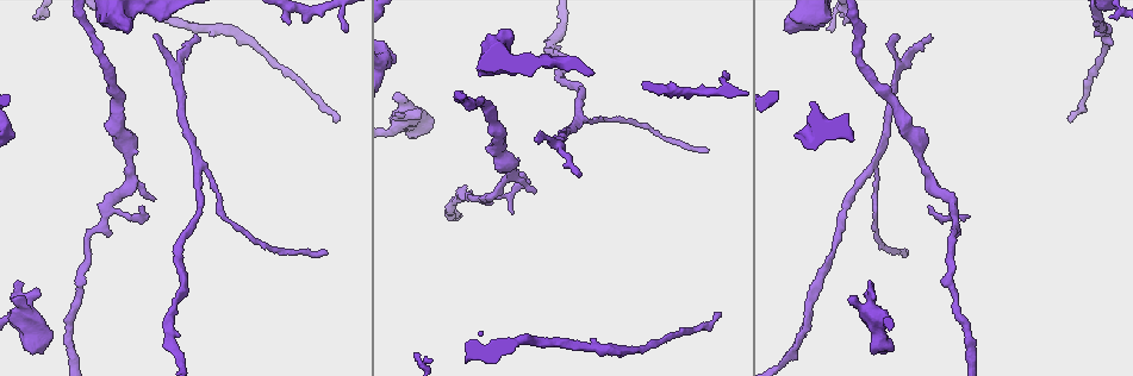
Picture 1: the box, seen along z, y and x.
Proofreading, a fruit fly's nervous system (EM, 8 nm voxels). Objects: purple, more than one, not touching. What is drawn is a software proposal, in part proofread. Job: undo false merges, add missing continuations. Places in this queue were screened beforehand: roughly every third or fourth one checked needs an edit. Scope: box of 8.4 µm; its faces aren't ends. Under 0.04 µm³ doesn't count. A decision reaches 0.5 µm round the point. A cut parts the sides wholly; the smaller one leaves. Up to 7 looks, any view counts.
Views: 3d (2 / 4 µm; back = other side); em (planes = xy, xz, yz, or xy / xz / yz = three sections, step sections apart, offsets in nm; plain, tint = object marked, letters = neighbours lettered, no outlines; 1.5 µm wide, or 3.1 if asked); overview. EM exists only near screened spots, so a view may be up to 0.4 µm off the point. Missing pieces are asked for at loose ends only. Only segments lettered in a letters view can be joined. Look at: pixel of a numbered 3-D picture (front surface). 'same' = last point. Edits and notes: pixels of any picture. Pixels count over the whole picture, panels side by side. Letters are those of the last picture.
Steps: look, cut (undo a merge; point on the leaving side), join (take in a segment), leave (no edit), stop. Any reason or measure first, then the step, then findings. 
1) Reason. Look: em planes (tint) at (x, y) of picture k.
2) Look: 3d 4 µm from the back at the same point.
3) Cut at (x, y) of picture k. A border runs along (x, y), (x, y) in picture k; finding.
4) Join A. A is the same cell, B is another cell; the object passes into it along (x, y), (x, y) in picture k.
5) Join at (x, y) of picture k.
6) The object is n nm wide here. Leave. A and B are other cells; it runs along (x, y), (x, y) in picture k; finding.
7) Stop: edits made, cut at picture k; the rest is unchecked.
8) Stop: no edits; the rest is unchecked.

Stops while still wide. Look: 3d 4 µm at (789, 31) of picture 1.

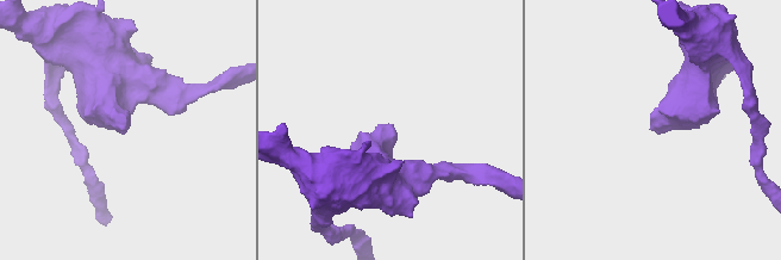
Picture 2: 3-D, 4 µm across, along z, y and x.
Need the tissue. Look: em planes (letters) at (392, 127) of picture 2.

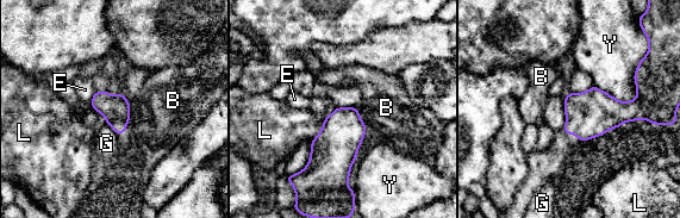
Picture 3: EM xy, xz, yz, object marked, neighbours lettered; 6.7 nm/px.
Leave. B, E, G, L and Y are other cells; a border runs along (129, 101), (130, 122) in picture 3; none of them fits.

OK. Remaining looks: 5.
Thin end. Look: em planes (plain) at (932, 37) of picture 1.

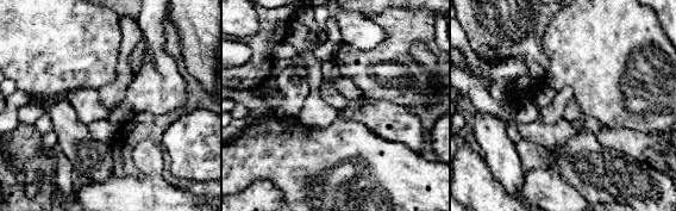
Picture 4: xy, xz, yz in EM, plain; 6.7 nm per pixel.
Look: em planes (letters) at the same point.

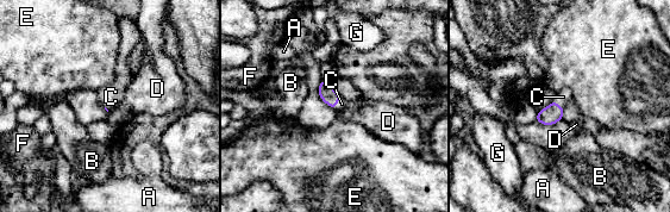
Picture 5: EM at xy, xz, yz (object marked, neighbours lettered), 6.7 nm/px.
The longest contact is with C, 90 nm. Join C. C is the same cell, A, B, D, E, F and G are other cells; the object passes into it along (329, 95), (337, 103), (342, 104) in picture 5; the cell continues.

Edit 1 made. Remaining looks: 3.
Branch stops here. Look: em planes (plain) at (37, 348) of picture 1.

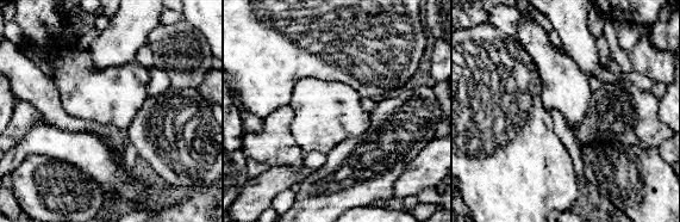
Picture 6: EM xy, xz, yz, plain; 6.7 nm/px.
Look: em planes (letters) at the same point.

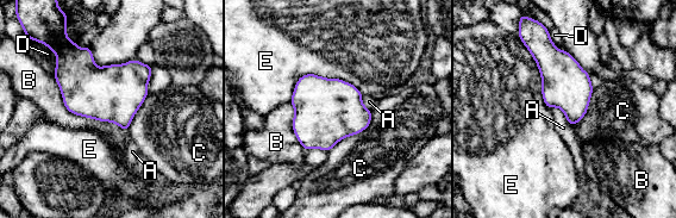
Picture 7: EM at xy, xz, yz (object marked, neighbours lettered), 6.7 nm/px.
The object is 220 nm wide here. Leave. A, B, C, D and E are other cells; a border runs along (362, 94), (304, 74), (289, 101) in picture 7; none of them fits.

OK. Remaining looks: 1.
Stop: edits made, join at picture 5; the rest is unchecked.

